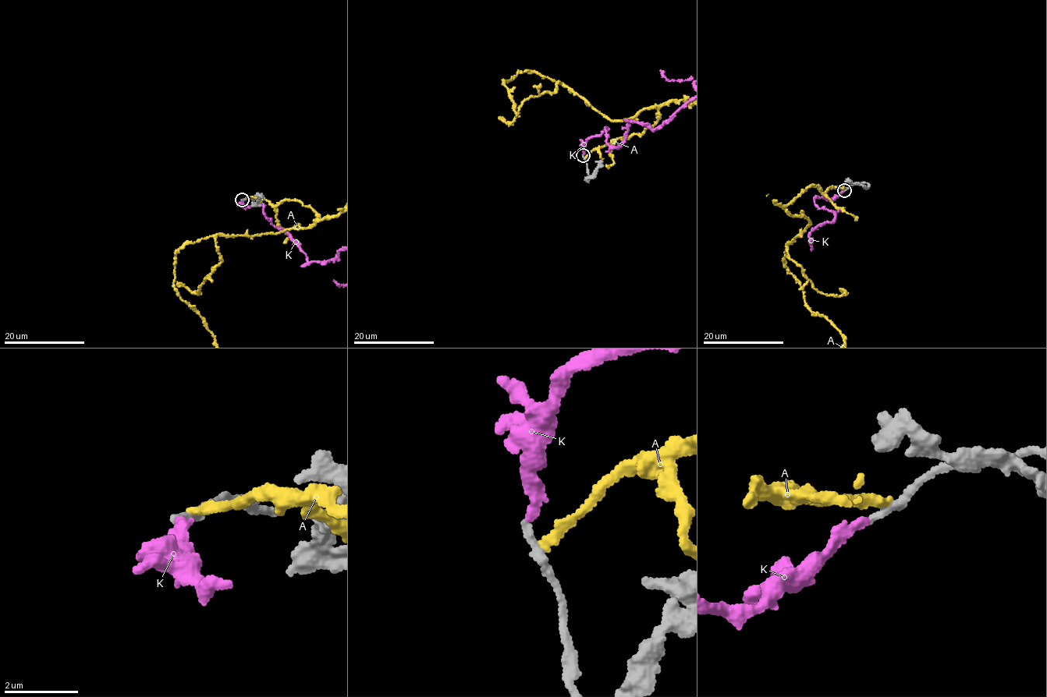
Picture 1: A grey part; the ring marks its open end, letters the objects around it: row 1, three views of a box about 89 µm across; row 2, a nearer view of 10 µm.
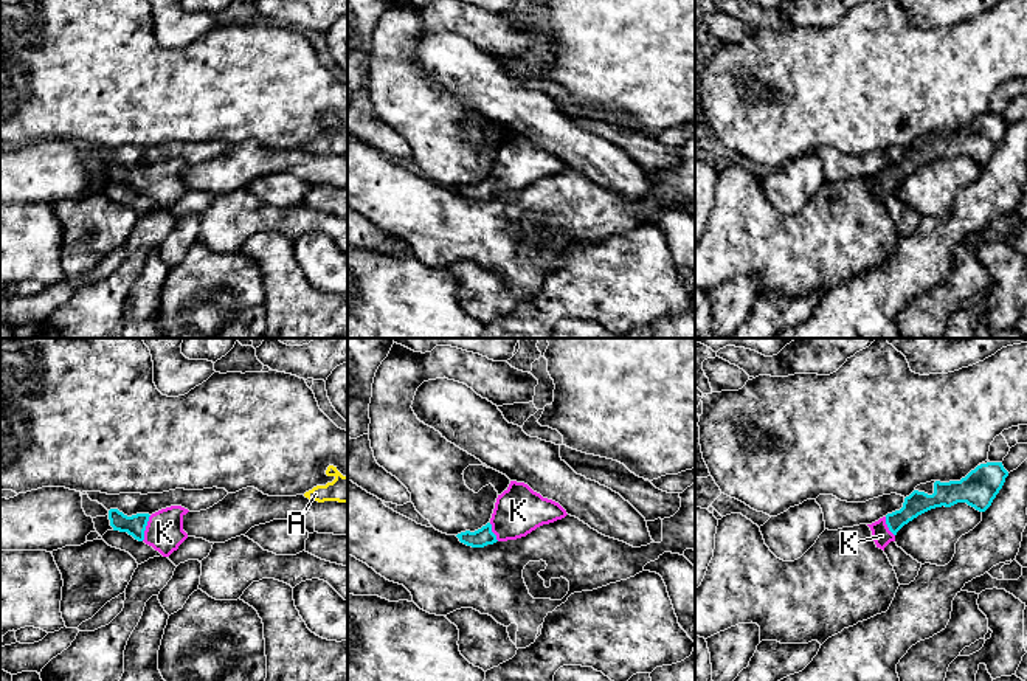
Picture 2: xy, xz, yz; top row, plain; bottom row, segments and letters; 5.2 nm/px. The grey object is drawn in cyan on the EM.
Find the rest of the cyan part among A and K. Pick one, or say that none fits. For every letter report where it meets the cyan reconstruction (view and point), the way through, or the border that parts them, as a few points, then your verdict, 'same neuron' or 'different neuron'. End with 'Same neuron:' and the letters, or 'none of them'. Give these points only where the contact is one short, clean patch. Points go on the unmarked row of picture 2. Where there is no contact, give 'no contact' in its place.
A: no contact; different neuron
K: contact xy (145, 180); way xy (135, 177), (145, 180), (165, 185); same neuron
Same neuron: K

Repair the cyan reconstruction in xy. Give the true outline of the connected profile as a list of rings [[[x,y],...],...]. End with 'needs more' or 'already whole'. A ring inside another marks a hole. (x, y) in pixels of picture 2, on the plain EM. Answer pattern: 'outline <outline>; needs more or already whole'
outline [[[171,158],[152,168],[137,166],[127,169],[118,161],[110,161],[109,172],[113,183],[127,185],[135,192],[152,199],[163,209],[169,209],[188,191],[183,183],[183,169],[188,164],[182,158]]]; needs more

